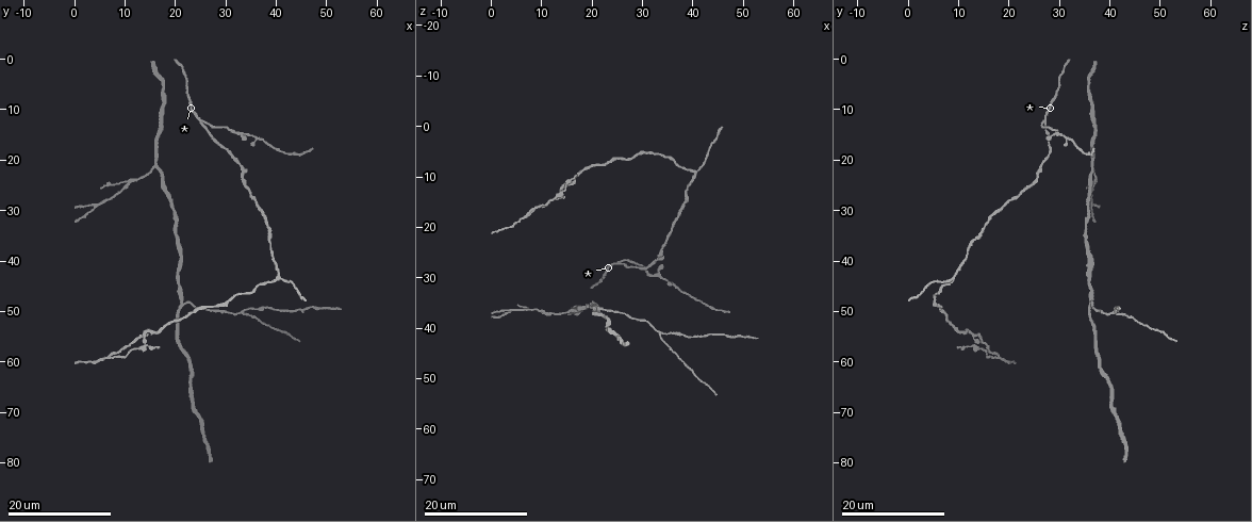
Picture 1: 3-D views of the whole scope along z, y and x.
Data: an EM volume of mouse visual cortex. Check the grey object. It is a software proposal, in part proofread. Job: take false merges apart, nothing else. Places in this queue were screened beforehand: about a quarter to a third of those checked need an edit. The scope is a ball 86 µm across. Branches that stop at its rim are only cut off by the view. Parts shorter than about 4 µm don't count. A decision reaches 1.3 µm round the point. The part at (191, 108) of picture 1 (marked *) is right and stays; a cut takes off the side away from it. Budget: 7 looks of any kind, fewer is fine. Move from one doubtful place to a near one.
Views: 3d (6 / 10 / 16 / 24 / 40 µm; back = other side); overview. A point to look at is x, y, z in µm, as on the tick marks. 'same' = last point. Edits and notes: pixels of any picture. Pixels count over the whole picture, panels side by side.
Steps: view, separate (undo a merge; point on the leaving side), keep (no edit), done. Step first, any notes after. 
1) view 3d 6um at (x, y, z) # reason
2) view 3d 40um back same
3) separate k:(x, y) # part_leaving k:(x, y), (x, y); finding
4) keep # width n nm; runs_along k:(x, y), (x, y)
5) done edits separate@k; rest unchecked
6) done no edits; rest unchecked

view 3d 24um at (47.0, 49.0, 41.0) # thin neck

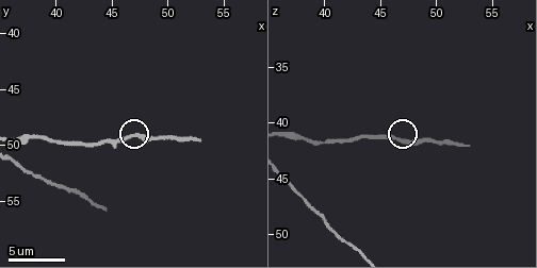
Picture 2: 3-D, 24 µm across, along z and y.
view 3d 10um at (46.8, 49.2, 41.6)

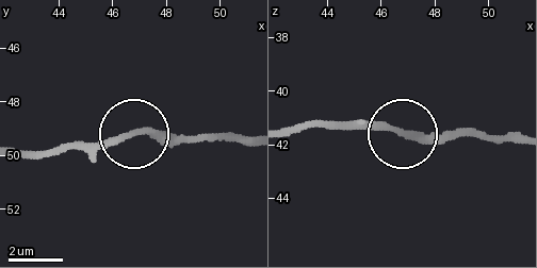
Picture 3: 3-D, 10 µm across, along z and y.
keep # runs_along 3:(290, 132), (318, 123), (379, 123), (435, 137), (494, 137); all the same neuron

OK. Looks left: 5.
view 3d 16um at (22.0, 48.0, 36.5) # three-way junction

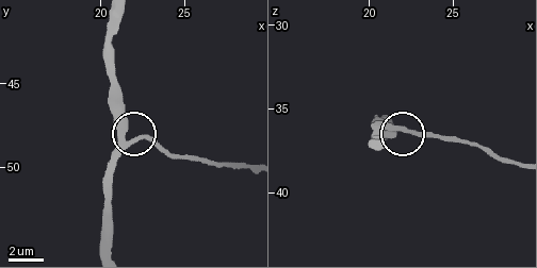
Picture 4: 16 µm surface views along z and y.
view 3d 6um at (21.8, 48.4, 36.3)

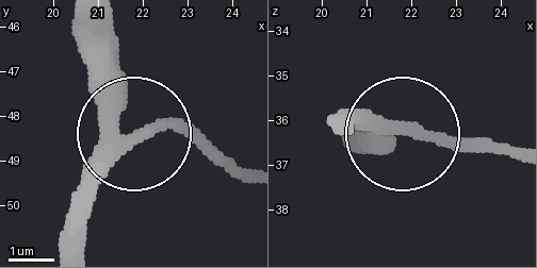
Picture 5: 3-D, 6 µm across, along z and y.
keep # width 290 nm; continuous, no second neuron

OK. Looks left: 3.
view 3d 16um at (34.0, 50.0, 40.5) # three arms meet

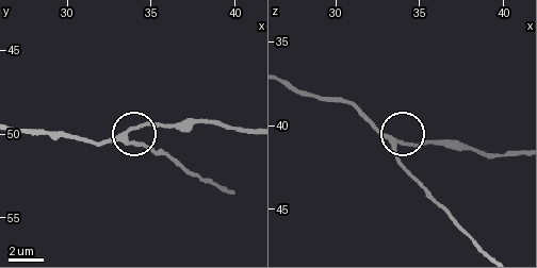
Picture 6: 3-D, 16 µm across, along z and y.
view 3d 6um at (33.6, 50.0, 40.9)

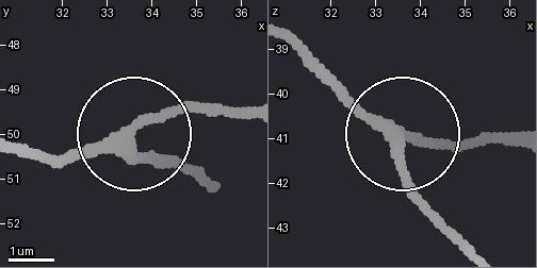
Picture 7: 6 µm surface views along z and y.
keep # arms 3; runs_along 7:(291, 37), (393, 124), (409, 194), (436, 223); continuous, no second neuron

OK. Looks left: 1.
done no edits; rest unchecked

